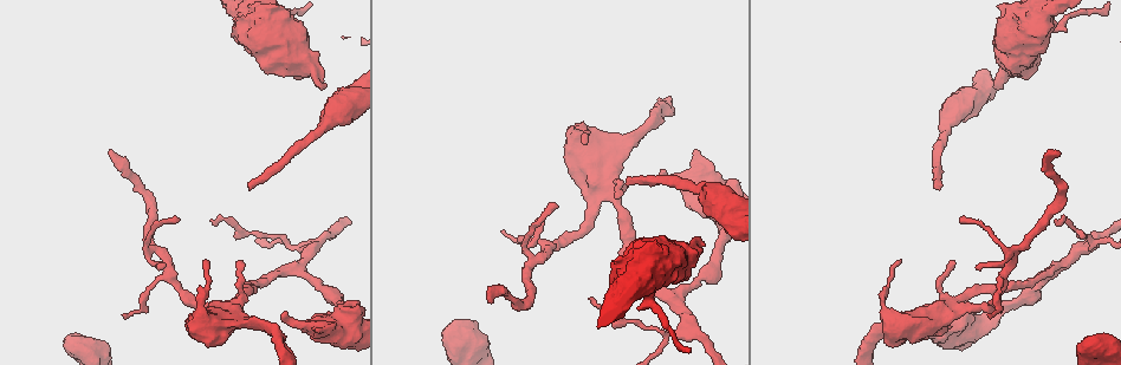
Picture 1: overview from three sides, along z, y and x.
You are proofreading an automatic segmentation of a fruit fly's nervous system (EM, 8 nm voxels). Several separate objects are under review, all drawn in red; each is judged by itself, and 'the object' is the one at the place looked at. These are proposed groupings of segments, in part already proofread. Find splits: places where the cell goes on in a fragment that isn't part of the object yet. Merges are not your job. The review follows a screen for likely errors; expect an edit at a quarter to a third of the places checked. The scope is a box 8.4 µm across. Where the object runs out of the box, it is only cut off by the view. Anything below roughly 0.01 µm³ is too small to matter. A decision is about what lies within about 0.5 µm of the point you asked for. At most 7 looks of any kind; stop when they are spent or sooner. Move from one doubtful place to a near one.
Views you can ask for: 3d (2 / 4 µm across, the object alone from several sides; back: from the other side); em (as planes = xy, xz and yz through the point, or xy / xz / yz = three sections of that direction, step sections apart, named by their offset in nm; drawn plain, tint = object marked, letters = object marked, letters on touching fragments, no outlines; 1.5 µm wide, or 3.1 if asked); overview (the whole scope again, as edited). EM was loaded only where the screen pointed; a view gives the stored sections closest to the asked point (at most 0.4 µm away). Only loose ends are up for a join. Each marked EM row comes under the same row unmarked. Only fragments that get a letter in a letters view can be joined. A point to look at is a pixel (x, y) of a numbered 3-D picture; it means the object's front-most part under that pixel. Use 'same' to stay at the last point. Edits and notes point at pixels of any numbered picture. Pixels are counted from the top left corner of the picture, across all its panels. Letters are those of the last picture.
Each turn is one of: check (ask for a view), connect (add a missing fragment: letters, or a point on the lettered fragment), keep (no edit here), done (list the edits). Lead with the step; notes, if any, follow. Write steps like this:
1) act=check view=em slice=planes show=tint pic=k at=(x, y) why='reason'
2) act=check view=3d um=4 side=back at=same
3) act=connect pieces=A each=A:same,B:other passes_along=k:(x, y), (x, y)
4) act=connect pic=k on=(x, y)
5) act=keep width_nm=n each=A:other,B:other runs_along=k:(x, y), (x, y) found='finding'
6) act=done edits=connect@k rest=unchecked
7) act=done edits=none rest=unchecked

act=check view=em slice=planes show=letters pic=1 at=(503, 234) why='an open end'

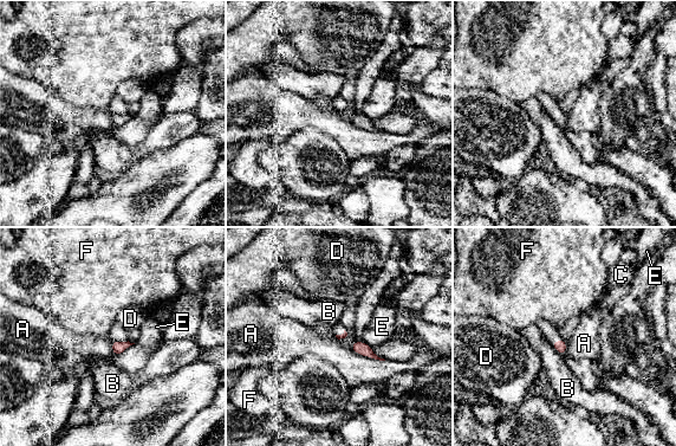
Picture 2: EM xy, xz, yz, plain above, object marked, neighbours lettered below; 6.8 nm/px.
act=keep each=A:other,B:other,C:other,D:other,E:other,F:other border=2:(350, 349), (366, 356), (385, 360) found='none of them fits'

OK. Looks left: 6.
act=check view=em slice=planes show=tint pic=1 at=(249, 184) why='branch stops here'

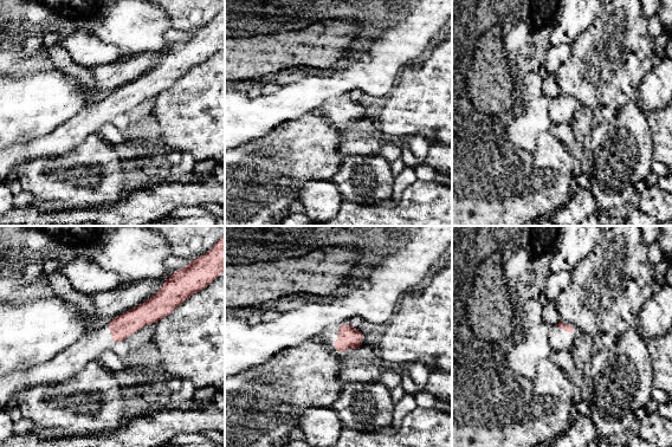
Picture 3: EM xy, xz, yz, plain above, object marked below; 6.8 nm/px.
act=check view=em slice=planes show=letters at=same why='what lies round it'

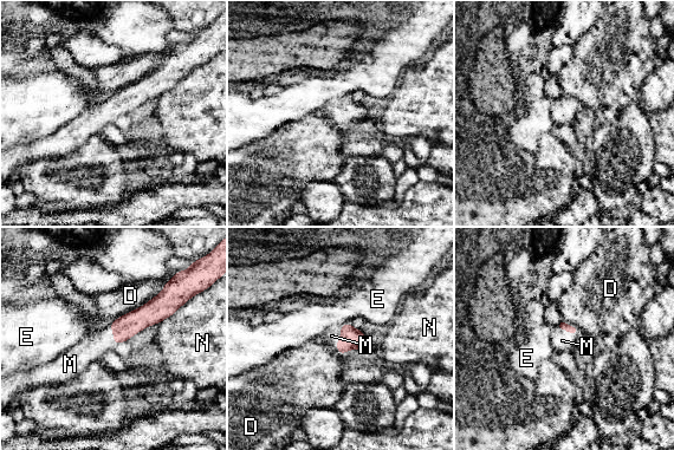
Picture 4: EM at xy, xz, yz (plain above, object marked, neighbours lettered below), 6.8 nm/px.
act=connect pieces=M each=D:other,E:other,M:same,N:other passes_along=4:(351, 338), (341, 337), (331, 336) found='the cell continues'

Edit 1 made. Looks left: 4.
act=check view=overview

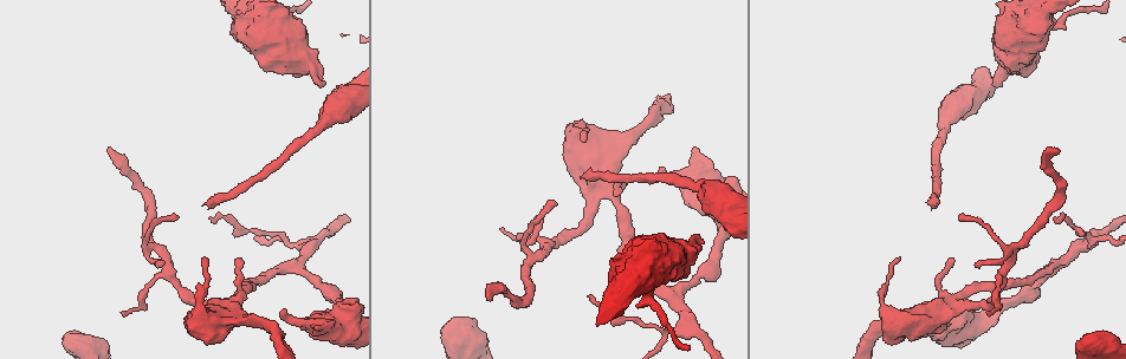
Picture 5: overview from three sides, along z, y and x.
act=check view=em slice=planes show=letters pic=5 at=(321, 86) why='thick end'

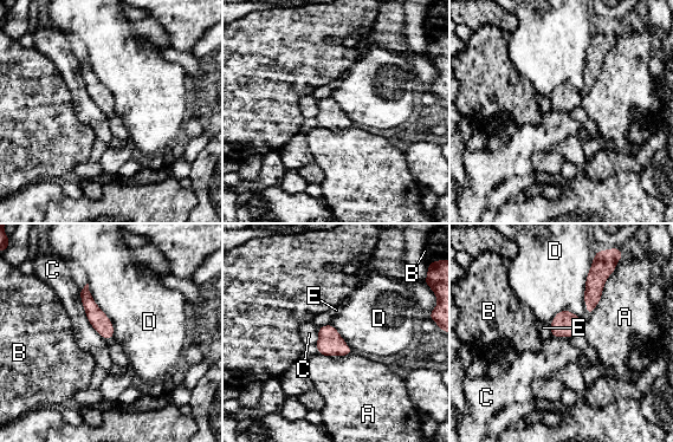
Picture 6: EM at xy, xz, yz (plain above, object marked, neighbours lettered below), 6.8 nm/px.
act=keep longest_contact=D:420nm each=A:other,B:other,C:other,D:other,E:other found='no lettered fragment goes on from it'

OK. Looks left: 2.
act=done edits=connect@4 rest=unchecked

